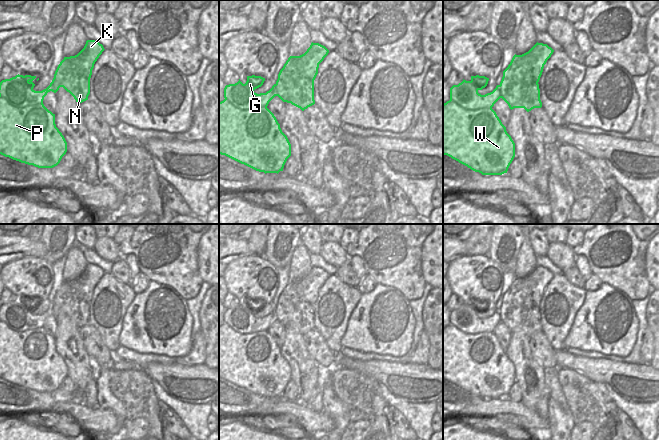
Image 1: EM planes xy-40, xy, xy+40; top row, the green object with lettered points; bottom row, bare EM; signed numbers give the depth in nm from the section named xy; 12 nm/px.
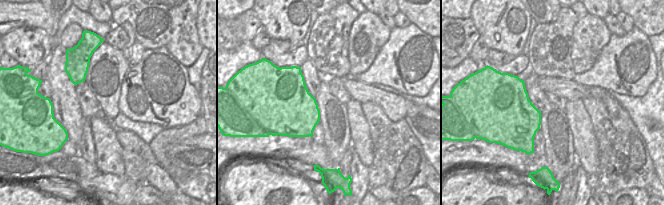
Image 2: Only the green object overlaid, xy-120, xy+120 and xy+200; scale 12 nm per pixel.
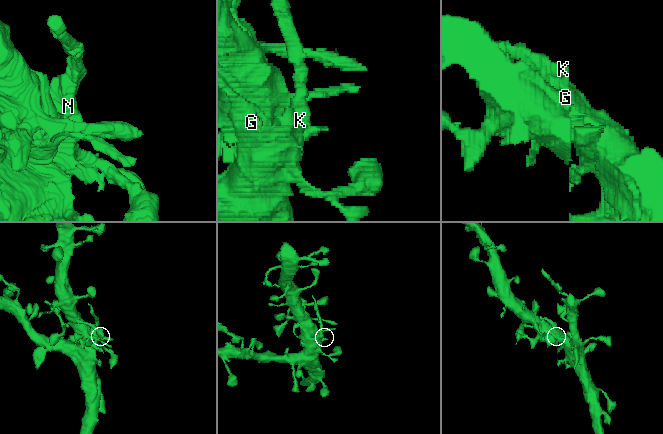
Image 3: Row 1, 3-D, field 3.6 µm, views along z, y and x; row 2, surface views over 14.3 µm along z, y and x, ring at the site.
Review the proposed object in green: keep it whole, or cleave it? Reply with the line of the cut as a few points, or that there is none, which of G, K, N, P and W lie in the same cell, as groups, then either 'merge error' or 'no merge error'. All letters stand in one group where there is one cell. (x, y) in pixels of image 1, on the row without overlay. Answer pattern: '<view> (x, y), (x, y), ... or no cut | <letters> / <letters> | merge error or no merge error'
xy+40 (526, 276), (530, 286), (526, 295), (537, 307) | G N P W / K | merge error

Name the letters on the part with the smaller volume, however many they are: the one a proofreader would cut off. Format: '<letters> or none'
K

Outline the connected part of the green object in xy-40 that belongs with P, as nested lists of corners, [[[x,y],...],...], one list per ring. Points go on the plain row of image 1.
[[[77,278],[75,280],[64,281],[58,289],[54,302],[50,309],[42,314],[35,315],[35,308],[32,306],[36,300],[16,299],[10,303],[0,306],[0,378],[13,384],[33,389],[38,392],[53,392],[57,390],[62,381],[67,376],[67,366],[56,351],[55,338],[49,335],[43,328],[44,321],[48,316],[56,317],[60,311],[69,316],[78,328],[88,324],[90,318],[90,303],[88,300],[82,300],[78,294],[82,292],[82,282]]]

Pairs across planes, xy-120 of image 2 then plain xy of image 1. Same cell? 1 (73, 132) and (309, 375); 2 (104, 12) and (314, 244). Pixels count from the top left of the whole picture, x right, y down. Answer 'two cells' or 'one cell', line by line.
1: one cell
2: two cells

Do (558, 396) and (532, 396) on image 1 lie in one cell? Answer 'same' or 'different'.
different

